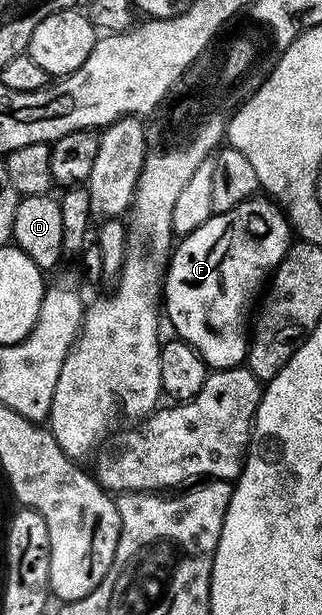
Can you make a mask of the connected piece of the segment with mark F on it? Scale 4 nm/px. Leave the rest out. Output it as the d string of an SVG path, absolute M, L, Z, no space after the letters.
M253 196L240 202L237 206L231 206L228 210L222 210L213 213L212 217L206 220L206 224L202 224L198 228L194 228L194 232L183 235L179 239L178 245L173 249L170 255L170 265L164 276L164 284L162 287L162 306L166 311L166 318L172 321L172 326L177 330L179 337L197 350L202 356L202 360L212 370L228 370L231 366L241 365L248 356L248 343L250 341L250 316L248 320L248 309L252 306L252 297L256 294L256 289L260 285L263 287L269 281L270 275L276 270L282 262L285 254L290 247L290 223L283 210L275 201L269 200L264 196Z

